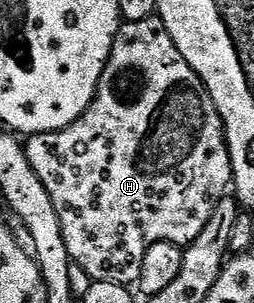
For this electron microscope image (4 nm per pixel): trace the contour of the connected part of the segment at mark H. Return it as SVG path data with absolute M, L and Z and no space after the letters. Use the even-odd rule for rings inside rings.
M157 16L125 22L122 25L117 39L113 41L113 51L105 66L101 83L97 86L97 95L89 109L83 112L83 116L79 116L79 120L62 130L32 135L24 143L24 148L25 155L31 160L31 166L35 168L35 174L39 176L39 180L43 180L43 188L47 188L47 196L51 196L51 204L55 204L55 212L59 212L59 224L63 228L63 240L67 244L70 263L83 268L83 272L87 272L87 276L91 276L94 282L127 287L140 283L143 256L147 256L147 248L160 242L170 242L182 248L191 245L211 220L218 202L230 193L233 186L229 143L225 139L225 124L217 111L215 100L201 77L191 68L191 64L187 64L175 40L171 40L171 32L167 32L167 28Z

